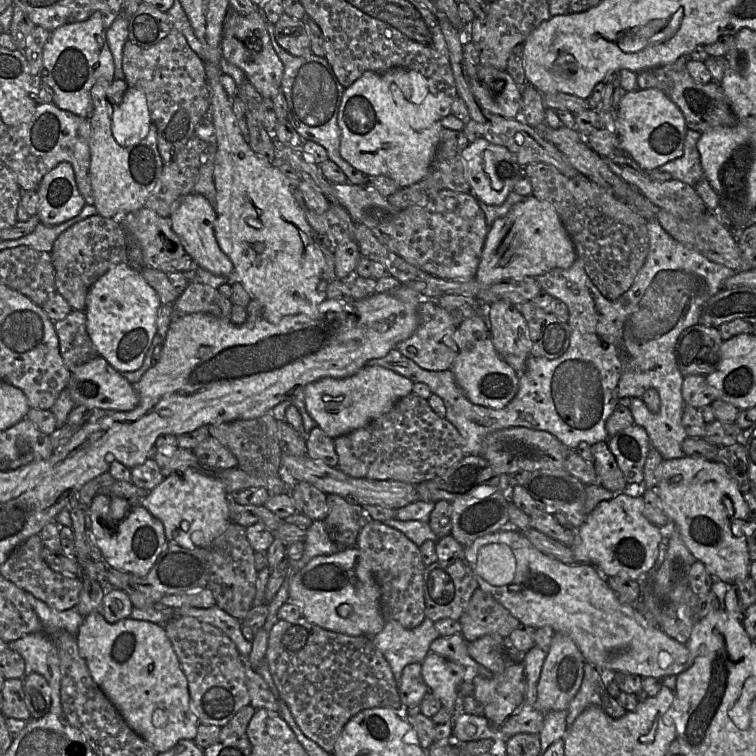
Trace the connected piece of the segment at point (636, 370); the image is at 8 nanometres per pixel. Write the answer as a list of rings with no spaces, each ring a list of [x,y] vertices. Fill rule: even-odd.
[[[657,218],[647,221],[649,250],[644,265],[638,272],[632,286],[616,300],[605,298],[592,283],[584,269],[583,261],[576,257],[568,269],[555,268],[533,277],[542,291],[563,302],[569,312],[570,343],[567,351],[559,358],[548,360],[530,356],[525,370],[520,374],[519,388],[515,397],[502,409],[493,409],[473,404],[457,384],[453,372],[429,371],[420,368],[397,349],[392,349],[381,358],[374,358],[366,366],[379,366],[392,370],[413,383],[420,382],[429,386],[431,392],[439,396],[445,405],[446,416],[464,440],[463,451],[466,455],[481,455],[484,439],[492,432],[512,427],[525,427],[549,432],[568,450],[575,450],[580,442],[590,446],[607,441],[609,435],[605,428],[607,418],[618,406],[622,398],[631,398],[629,407],[634,424],[645,429],[651,446],[657,449],[664,459],[682,458],[682,442],[688,437],[683,425],[682,414],[686,403],[682,397],[684,376],[675,358],[675,346],[679,335],[687,328],[699,323],[705,303],[723,289],[724,282],[734,276],[736,271],[709,261],[699,252],[685,247],[671,237],[659,224]],[[655,389],[661,405],[658,413],[652,413],[641,400],[643,393]]]

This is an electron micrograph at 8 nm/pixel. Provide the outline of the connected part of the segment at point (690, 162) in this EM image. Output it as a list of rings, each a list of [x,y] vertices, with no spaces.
[[[687,130],[682,156],[668,161],[656,170],[667,172],[673,179],[694,187],[704,178],[697,150],[697,142],[700,136],[700,132]]]

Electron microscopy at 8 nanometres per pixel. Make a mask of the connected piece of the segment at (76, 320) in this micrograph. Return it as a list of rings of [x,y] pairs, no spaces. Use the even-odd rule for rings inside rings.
[[[72,310],[64,319],[54,322],[60,354],[70,372],[99,357],[86,328],[84,311]]]

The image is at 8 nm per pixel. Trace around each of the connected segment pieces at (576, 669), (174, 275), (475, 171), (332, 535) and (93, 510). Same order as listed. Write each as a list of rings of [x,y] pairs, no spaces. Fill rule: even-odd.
[[[555,632],[551,645],[546,652],[537,684],[536,709],[544,714],[549,711],[567,710],[581,687],[584,663],[585,659],[582,652],[574,641],[565,634]]]
[[[150,267],[137,269],[146,282],[157,292],[162,304],[173,304],[187,288],[189,281],[182,272],[162,272]]]
[[[482,137],[469,143],[462,151],[462,159],[464,174],[471,188],[470,193],[487,205],[503,204],[523,176],[523,167],[519,165],[513,153]]]
[[[327,494],[328,515],[325,522],[330,540],[344,550],[356,547],[361,528],[367,520],[362,506],[336,494]]]
[[[97,494],[93,498],[88,507],[88,517],[91,521],[90,532],[108,566],[121,572],[144,577],[149,573],[168,543],[163,524],[142,506],[130,506],[125,518],[115,521],[112,514],[116,501],[124,500],[123,497],[116,498],[119,499],[112,500],[105,494]],[[105,523],[110,524],[112,530],[109,530]]]

